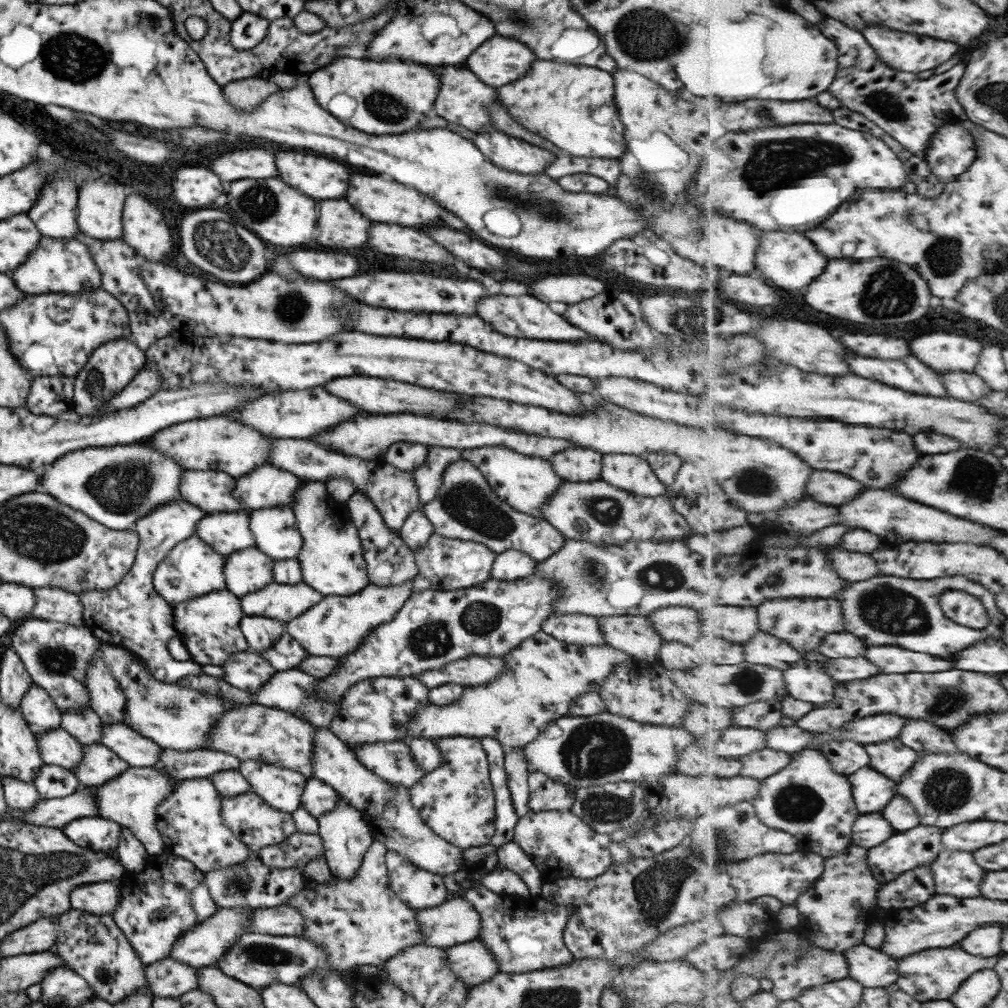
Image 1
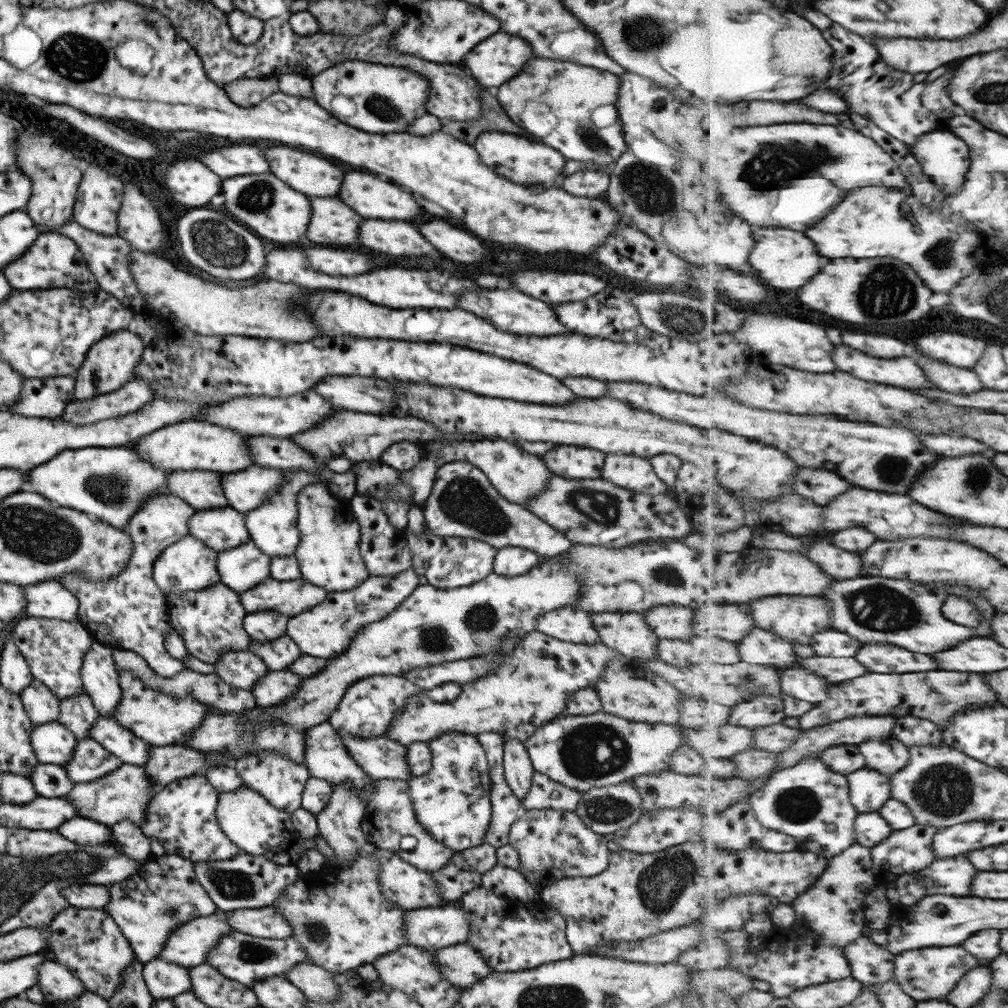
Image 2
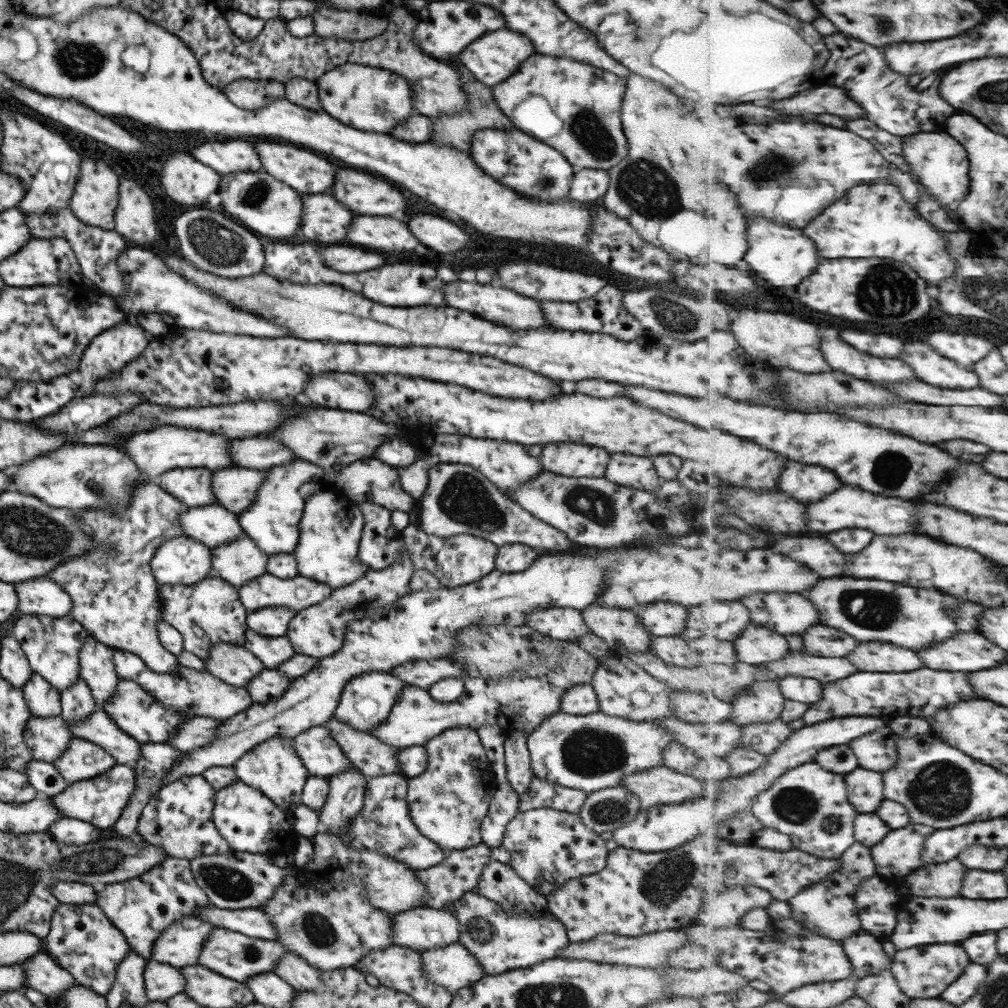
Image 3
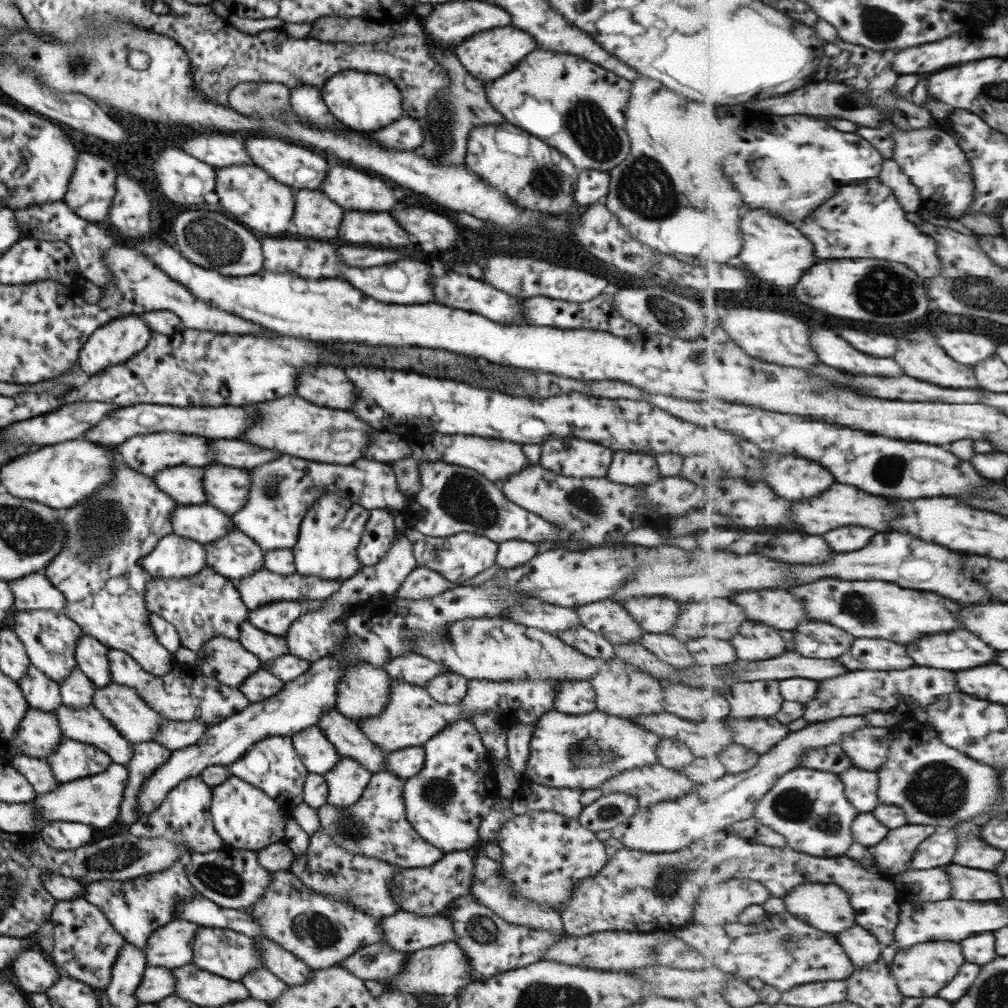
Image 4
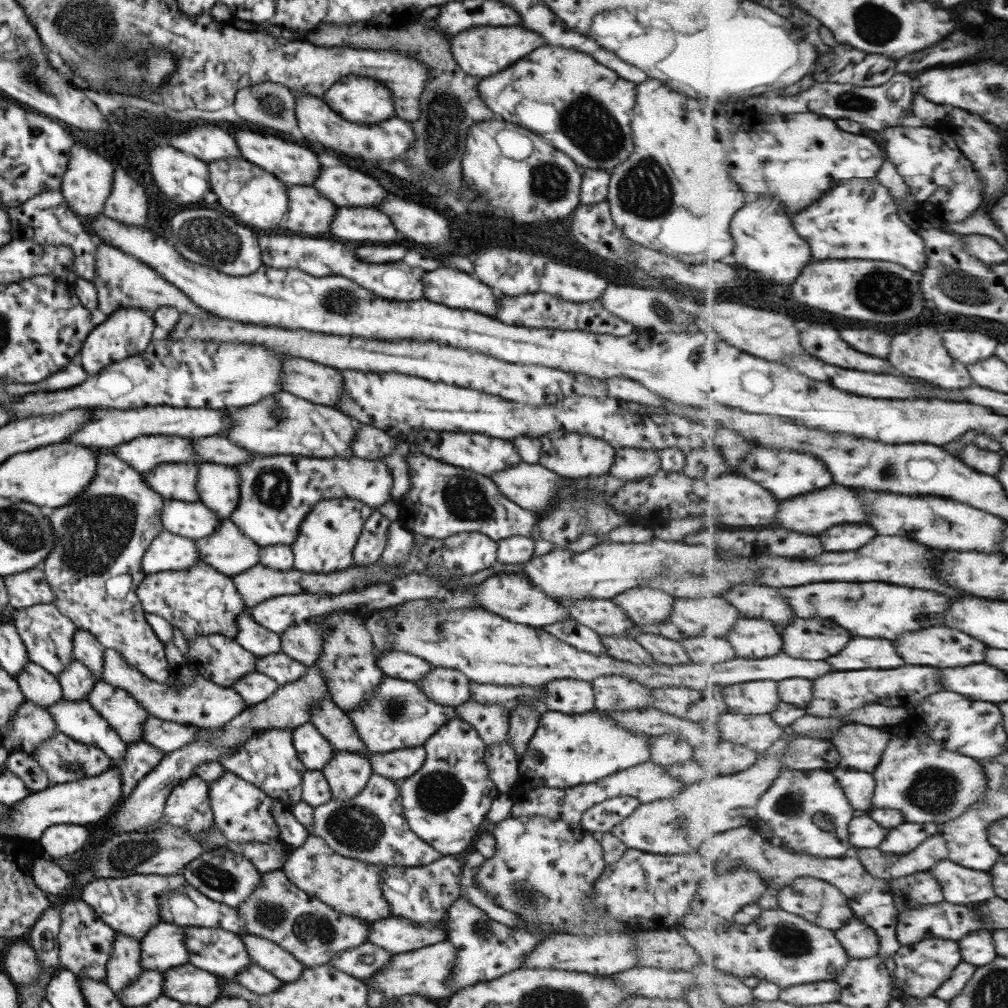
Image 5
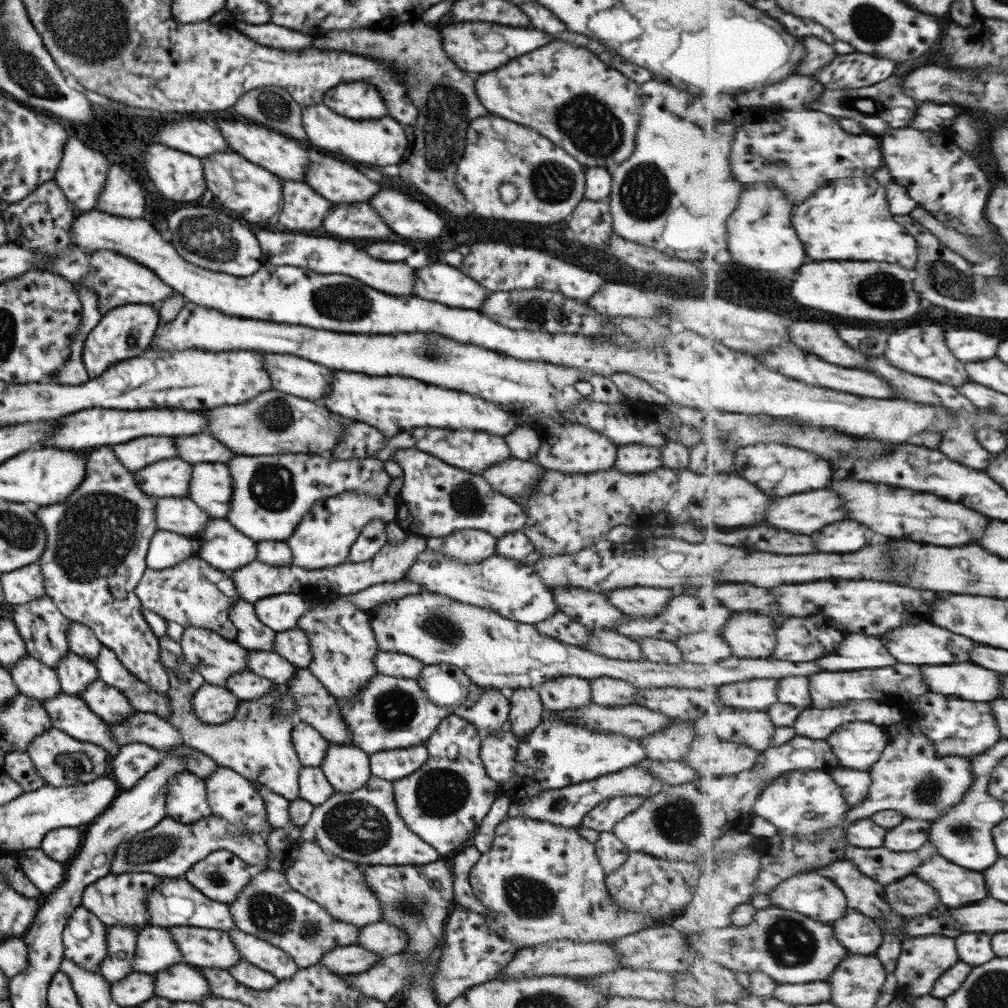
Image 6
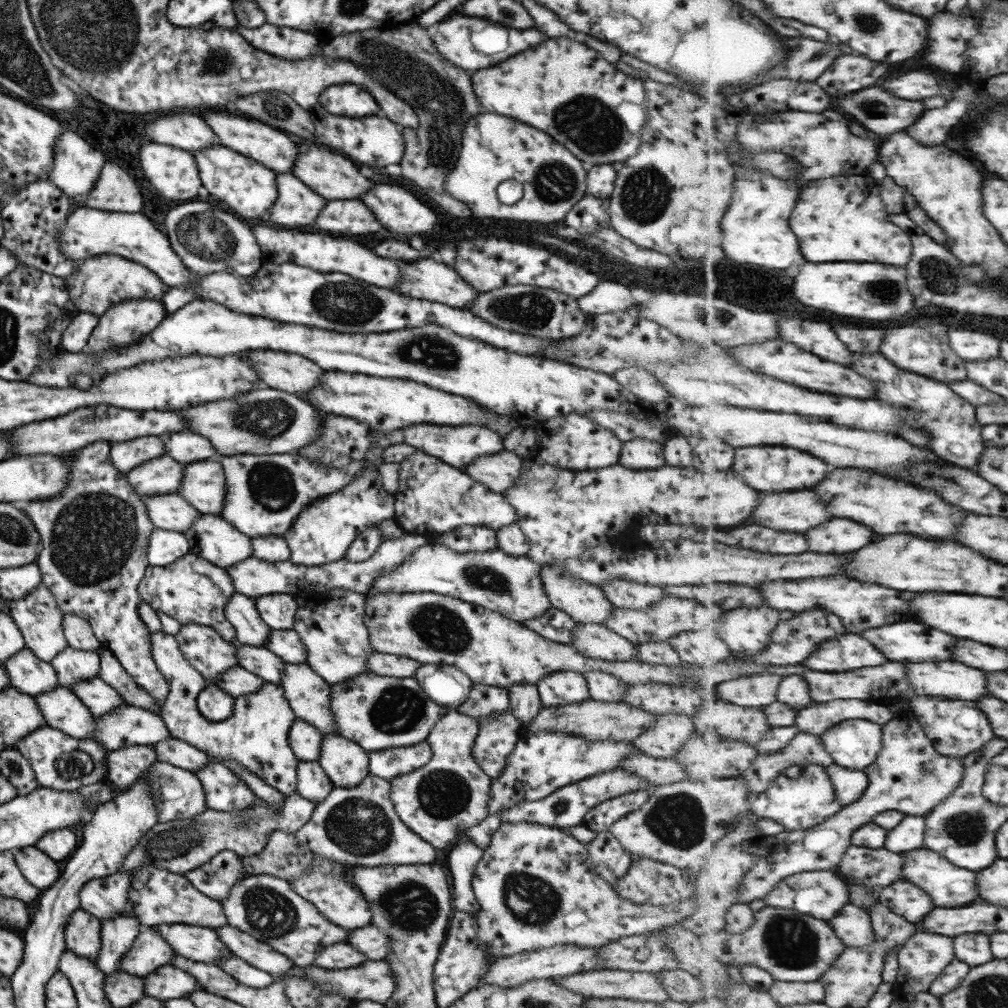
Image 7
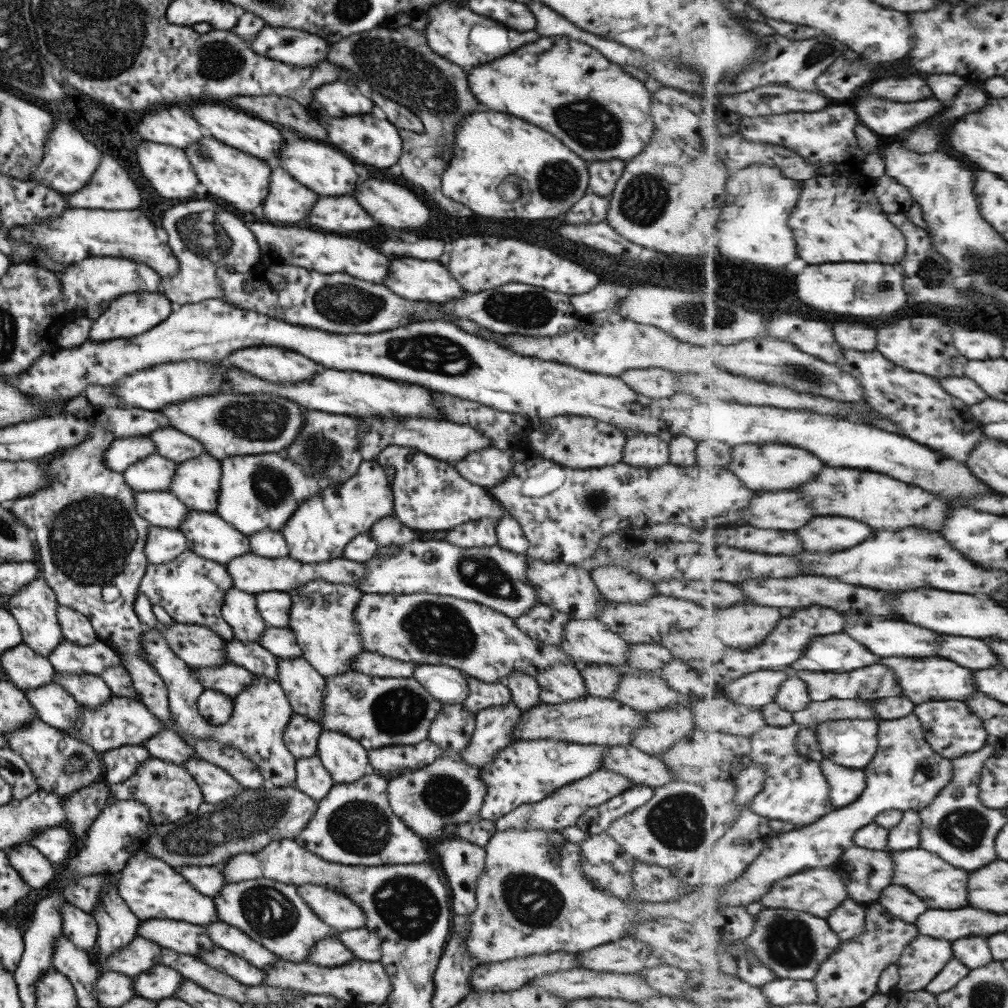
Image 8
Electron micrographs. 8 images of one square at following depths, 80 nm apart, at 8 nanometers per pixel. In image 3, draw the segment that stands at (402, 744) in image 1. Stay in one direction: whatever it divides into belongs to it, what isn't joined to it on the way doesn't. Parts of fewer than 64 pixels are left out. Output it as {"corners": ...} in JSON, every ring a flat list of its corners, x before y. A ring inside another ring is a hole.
{"corners":[[331,715,323,724,329,736,339,745,341,752,351,766,359,770,365,778,401,775,397,767,399,748,383,744,377,737,355,730]]}

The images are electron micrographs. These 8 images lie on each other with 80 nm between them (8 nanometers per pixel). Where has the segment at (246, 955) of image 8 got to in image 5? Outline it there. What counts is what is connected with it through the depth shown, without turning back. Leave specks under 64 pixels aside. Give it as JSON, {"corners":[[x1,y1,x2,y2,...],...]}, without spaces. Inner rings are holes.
{"corners":[[239,933,238,936,244,944,251,964,270,972,283,983,297,980,305,968,292,954,270,940,247,933]]}

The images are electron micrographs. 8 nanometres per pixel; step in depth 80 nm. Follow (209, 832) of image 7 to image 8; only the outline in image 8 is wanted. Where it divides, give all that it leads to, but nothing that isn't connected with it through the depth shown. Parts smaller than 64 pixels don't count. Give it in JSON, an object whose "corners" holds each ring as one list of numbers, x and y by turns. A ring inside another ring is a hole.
{"corners":[[294,786,245,789,233,800,221,804,203,802,195,812,180,820,156,826,153,836,146,838,141,849,177,872,182,866,213,866,239,853,259,852,273,841,294,840,313,819,317,804]]}

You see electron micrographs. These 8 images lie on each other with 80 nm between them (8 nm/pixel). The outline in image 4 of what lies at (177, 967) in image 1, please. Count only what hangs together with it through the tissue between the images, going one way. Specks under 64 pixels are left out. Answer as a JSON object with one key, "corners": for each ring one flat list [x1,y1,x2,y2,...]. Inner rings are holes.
{"corners":[[146,966,139,984,134,990,138,1004,156,1003,166,996,173,995,174,978,169,968]]}

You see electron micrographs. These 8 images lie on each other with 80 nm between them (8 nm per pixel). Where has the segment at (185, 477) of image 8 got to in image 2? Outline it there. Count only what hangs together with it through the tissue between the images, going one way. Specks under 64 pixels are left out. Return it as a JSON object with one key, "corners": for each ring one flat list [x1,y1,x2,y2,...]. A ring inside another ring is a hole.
{"corners":[[256,464,237,472,220,473,220,487,226,503,237,512,246,513,278,489,282,471]]}

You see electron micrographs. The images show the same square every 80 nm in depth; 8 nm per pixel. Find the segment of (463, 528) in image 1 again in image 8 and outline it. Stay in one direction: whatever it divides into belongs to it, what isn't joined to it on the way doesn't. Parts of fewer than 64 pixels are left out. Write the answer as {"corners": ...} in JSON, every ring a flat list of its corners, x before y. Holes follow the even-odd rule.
{"corners":[[388,446,377,456,379,466,393,467,390,482,394,515,401,524,420,533,429,530,448,531,463,523,490,518,494,524,507,513,485,487,467,482,451,464,427,456,413,448]]}

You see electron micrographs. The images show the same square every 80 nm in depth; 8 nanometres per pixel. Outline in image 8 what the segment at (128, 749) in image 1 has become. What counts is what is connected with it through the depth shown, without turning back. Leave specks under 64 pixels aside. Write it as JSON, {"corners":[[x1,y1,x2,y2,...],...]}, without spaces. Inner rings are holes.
{"corners":[[51,682,39,688,24,690,24,693,36,717,45,724,67,730,77,723,81,704,75,702,60,684]]}

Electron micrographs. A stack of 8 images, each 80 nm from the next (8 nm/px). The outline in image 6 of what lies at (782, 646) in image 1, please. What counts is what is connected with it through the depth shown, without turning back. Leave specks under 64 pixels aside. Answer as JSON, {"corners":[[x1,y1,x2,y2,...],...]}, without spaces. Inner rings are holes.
{"corners":[[755,611,735,612,732,618,725,623,721,635,733,649,733,654,744,659,767,658,773,654,777,646,777,636,775,636,775,616]]}

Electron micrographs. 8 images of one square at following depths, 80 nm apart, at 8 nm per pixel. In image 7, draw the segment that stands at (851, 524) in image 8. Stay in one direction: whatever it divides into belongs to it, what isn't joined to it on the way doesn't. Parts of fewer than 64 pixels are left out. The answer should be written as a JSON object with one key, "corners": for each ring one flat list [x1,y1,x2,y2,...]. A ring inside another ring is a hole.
{"corners":[[833,518,821,524,821,528,807,532,809,550,823,554,845,554,861,550,871,542,873,534,875,532,871,528,847,518]]}

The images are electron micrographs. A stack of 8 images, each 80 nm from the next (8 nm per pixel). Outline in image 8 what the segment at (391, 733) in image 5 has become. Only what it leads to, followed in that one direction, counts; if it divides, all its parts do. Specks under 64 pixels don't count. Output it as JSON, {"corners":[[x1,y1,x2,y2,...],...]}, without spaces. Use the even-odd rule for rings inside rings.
{"corners":[[349,670,325,677,324,685,321,730,340,732,360,741,366,750,383,745,417,744,427,739,429,725,441,706,412,677,379,678]]}

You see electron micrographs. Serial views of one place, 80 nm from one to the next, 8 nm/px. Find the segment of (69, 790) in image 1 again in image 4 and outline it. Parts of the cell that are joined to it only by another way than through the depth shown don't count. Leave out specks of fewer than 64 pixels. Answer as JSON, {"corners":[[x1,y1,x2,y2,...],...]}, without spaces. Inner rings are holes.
{"corners":[[26,755,13,756,10,766,23,775,35,794,43,795,59,786,44,760,29,758]]}

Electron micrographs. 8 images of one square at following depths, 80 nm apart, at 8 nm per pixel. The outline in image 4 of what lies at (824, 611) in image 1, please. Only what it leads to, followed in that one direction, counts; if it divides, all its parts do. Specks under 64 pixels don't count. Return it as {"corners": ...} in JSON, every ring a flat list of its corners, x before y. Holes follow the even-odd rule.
{"corners":[[781,588,748,590,731,599,745,609,749,620,759,620,779,630,795,630,803,620,810,618,803,604]]}

